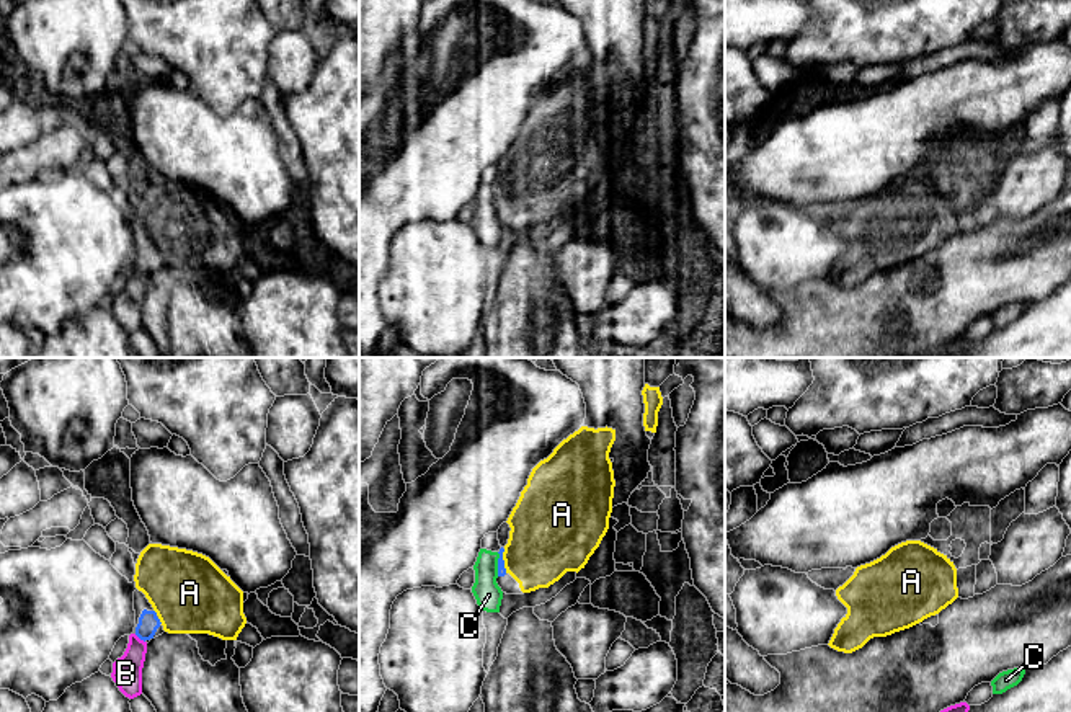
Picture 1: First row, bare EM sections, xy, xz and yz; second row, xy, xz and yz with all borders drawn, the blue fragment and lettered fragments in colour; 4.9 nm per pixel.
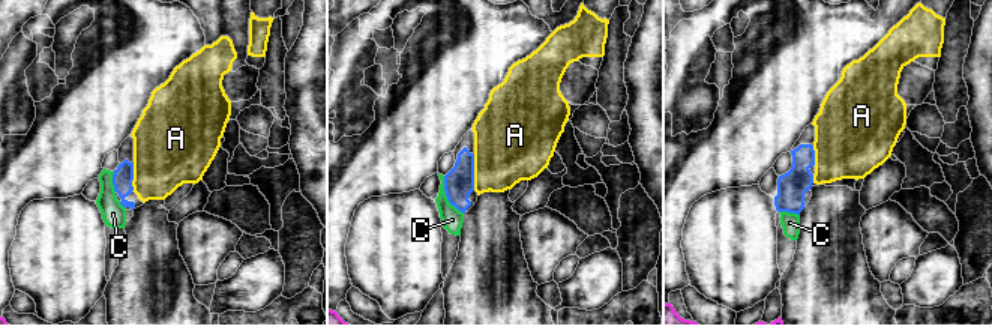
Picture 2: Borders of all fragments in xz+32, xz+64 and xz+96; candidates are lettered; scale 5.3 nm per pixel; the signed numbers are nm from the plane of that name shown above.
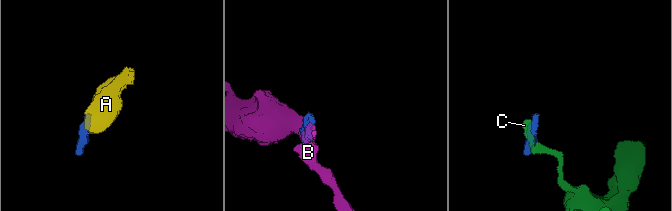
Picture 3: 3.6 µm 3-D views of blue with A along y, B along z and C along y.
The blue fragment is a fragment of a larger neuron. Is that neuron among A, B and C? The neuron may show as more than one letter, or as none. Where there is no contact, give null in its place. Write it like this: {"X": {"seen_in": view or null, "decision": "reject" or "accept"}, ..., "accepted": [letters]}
{"A": {"seen_in": "xz", "decision": "accept"}, "B": {"seen_in": "xy", "decision": "reject"}, "C": {"seen_in": "xz", "decision": "reject"}, "accepted": ["A"]}

